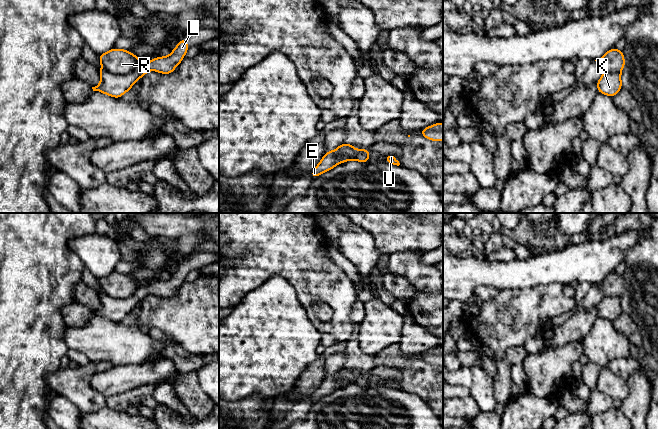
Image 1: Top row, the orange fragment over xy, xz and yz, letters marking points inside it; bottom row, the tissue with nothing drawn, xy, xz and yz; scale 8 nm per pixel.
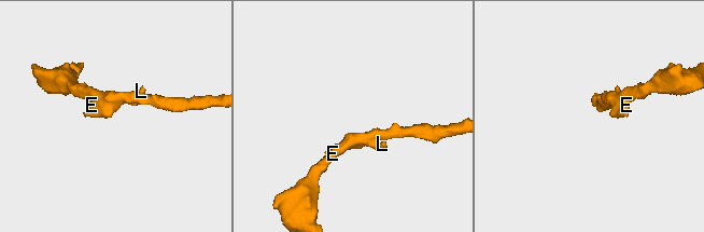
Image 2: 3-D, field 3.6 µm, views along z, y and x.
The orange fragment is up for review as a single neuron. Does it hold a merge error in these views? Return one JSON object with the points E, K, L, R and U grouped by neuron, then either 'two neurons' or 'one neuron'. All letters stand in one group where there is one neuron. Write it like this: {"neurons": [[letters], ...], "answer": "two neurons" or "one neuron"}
{"neurons": [["E", "K", "L", "U"], ["R"]], "answer": "two neurons"}

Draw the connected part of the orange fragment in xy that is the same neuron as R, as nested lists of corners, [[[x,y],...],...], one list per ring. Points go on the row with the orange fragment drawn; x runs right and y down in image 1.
[[[113,48],[98,55],[103,68],[112,74],[129,74],[141,63],[141,59],[128,50]]]

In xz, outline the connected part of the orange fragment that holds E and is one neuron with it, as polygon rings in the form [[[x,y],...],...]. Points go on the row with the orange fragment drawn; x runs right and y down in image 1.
[[[336,150],[325,152],[322,160],[310,173],[312,178],[316,178],[324,172],[333,169],[337,165],[336,162]]]

